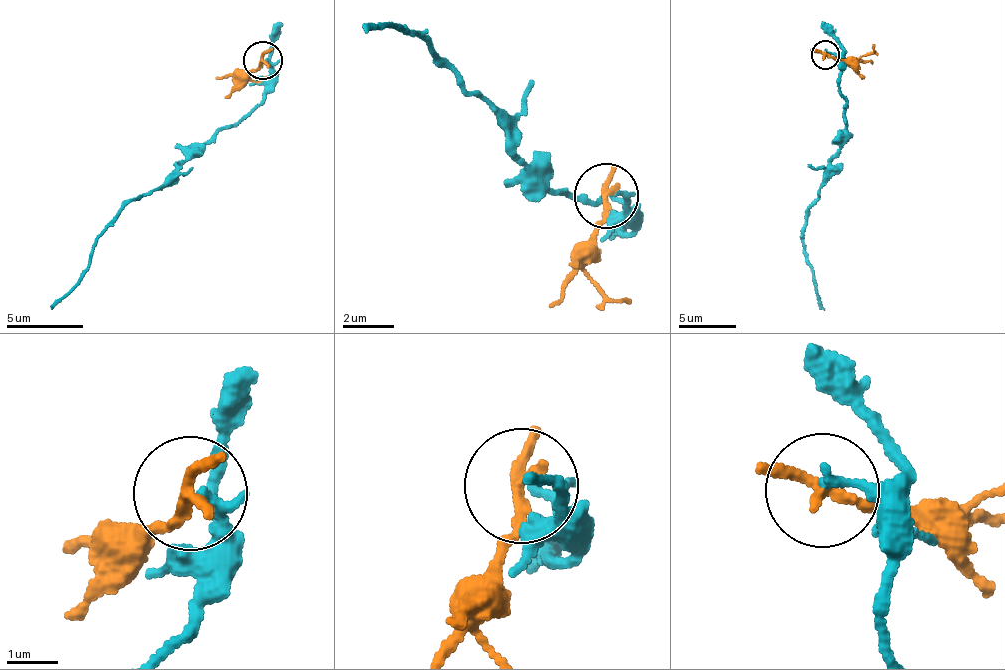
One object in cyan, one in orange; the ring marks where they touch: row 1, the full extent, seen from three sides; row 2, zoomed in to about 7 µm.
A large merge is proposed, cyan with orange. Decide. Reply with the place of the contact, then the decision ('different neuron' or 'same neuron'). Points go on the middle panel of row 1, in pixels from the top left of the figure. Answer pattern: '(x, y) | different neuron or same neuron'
(606, 196) | different neuron

